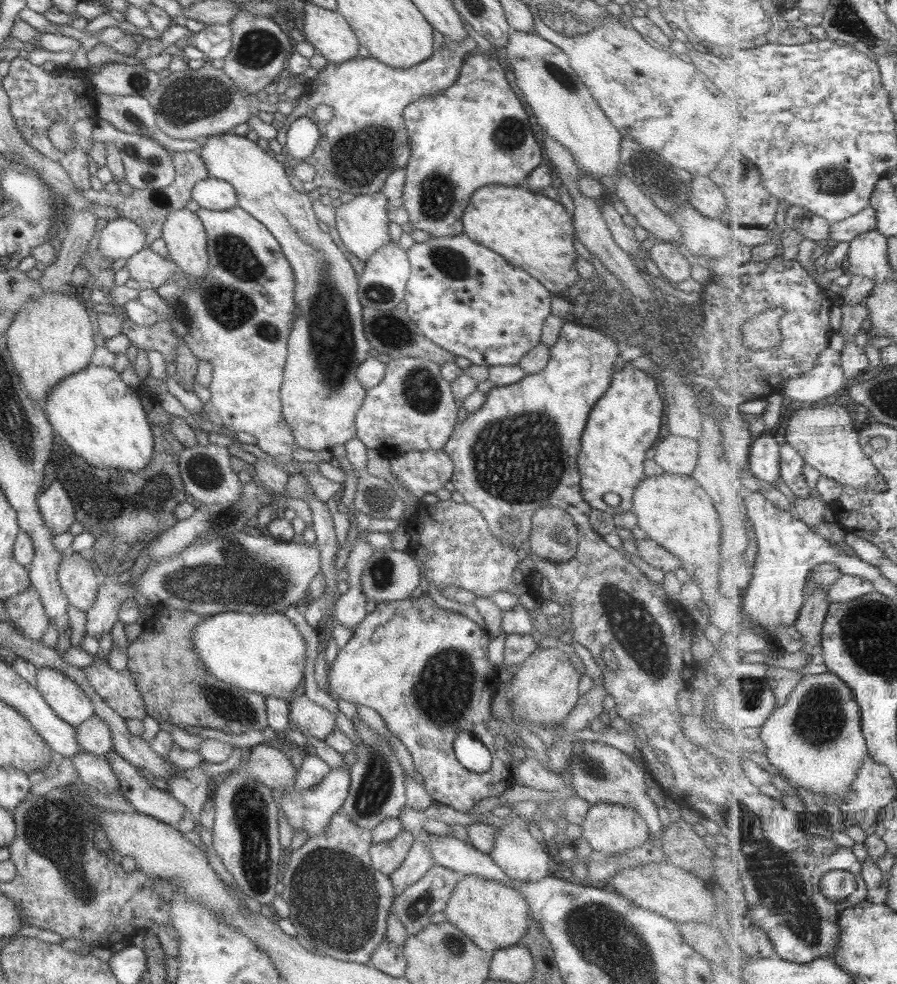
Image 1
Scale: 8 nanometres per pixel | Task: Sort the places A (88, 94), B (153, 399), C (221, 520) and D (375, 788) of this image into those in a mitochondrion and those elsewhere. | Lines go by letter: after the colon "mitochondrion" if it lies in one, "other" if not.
A: other
B: other
C: mitochondrion
D: mitochondrion

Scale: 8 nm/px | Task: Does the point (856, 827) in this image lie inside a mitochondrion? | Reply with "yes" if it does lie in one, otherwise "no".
no

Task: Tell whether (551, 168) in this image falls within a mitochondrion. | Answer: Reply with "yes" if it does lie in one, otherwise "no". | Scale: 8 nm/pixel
no

